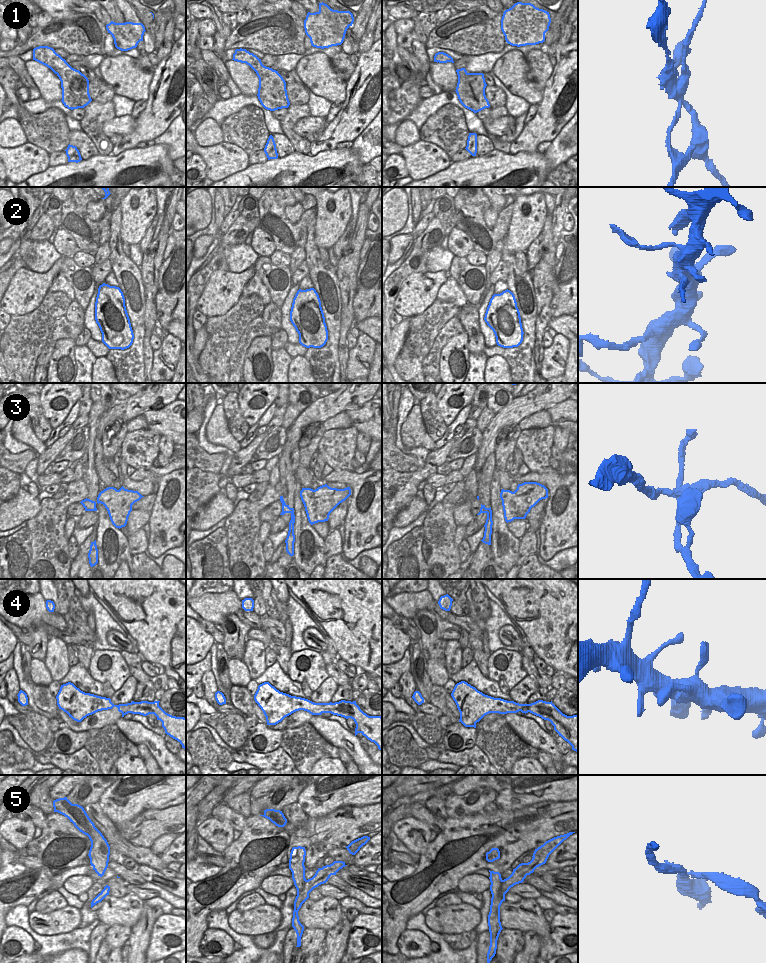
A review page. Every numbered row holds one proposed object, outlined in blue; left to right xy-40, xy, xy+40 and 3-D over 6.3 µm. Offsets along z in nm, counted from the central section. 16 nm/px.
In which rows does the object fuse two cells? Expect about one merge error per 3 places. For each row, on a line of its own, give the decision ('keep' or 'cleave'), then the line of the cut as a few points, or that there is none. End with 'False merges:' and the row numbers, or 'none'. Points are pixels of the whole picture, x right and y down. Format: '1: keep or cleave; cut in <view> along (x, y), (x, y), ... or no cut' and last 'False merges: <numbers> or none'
1: cleave; cut in xy+40 along (472, 73), (470, 88), (471, 92), (478, 99)
2: keep; no cut
3: cleave; cut in xy along (293, 508), (291, 516)
4: keep; no cut
5: cleave; cut in xy+40 along (503, 880), (501, 885), (502, 900)
False merges: 1, 3, 5

